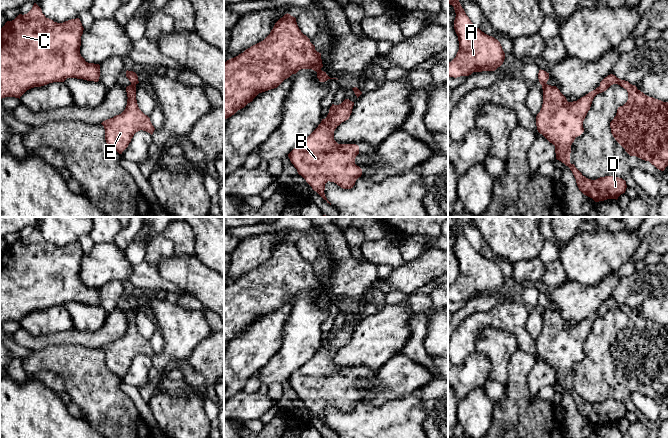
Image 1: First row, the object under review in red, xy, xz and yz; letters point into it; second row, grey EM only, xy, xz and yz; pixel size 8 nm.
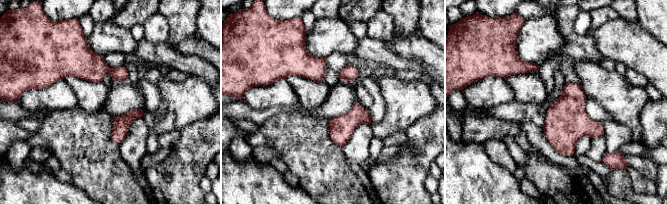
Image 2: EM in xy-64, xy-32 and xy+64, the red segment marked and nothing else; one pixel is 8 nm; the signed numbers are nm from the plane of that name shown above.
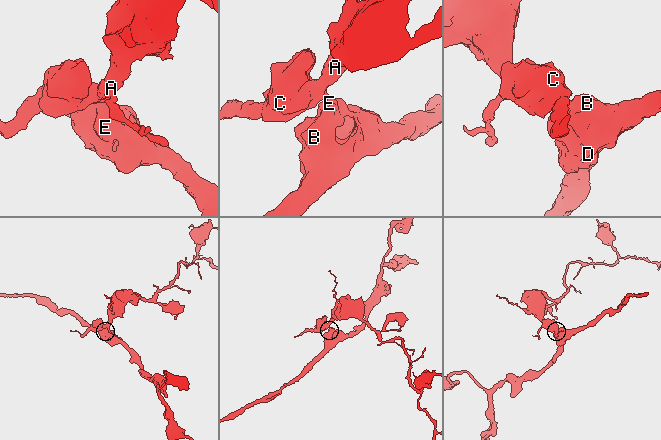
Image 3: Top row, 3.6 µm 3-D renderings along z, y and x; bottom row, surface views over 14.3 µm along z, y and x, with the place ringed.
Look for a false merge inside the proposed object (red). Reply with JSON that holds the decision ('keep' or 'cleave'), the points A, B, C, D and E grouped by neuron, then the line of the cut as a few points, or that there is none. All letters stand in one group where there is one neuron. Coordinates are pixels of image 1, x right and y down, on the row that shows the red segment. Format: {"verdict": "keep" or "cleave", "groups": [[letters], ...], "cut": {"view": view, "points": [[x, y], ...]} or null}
{"verdict": "cleave", "groups": [["A", "C"], ["B", "D", "E"]], "cut": {"view": "xy", "points": [[131, 83], [135, 85]]}}

